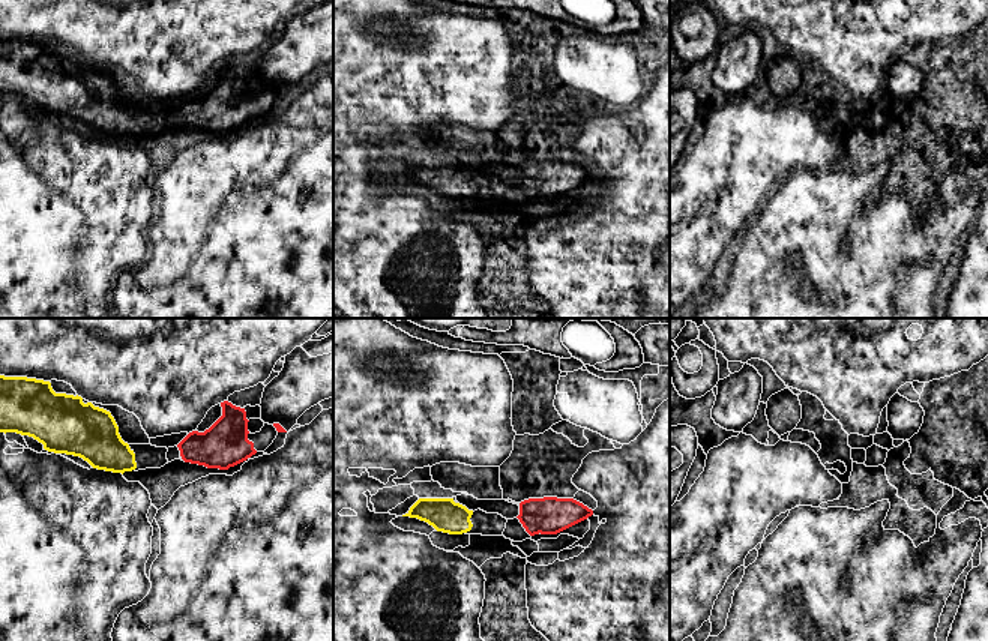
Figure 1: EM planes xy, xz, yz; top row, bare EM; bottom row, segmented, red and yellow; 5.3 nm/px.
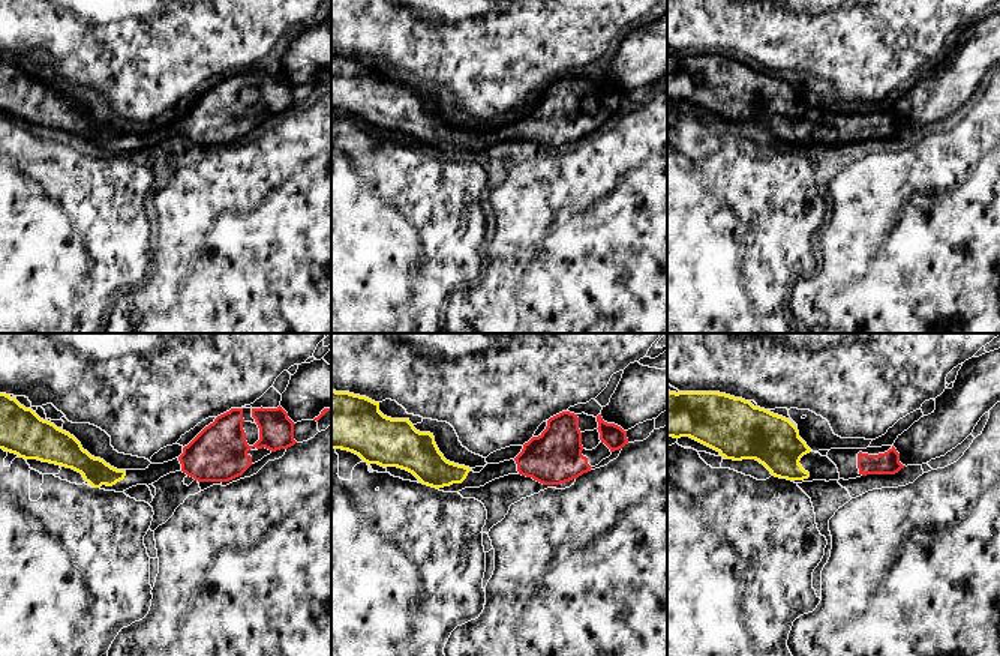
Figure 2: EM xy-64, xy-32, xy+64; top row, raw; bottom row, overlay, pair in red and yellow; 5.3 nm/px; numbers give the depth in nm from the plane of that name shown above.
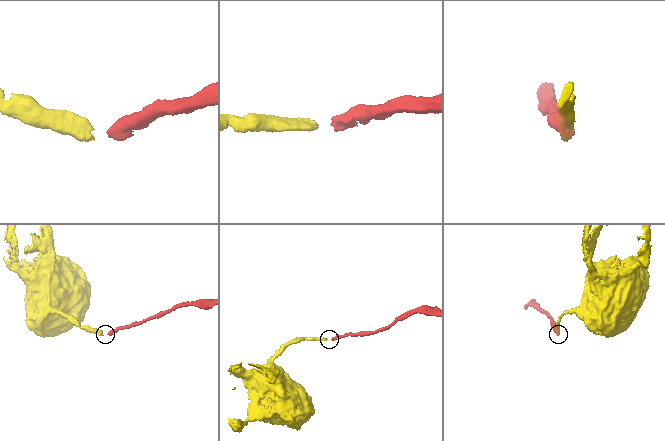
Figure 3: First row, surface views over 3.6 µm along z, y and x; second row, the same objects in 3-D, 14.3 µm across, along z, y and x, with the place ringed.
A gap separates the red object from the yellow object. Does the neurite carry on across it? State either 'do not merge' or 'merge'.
merge

